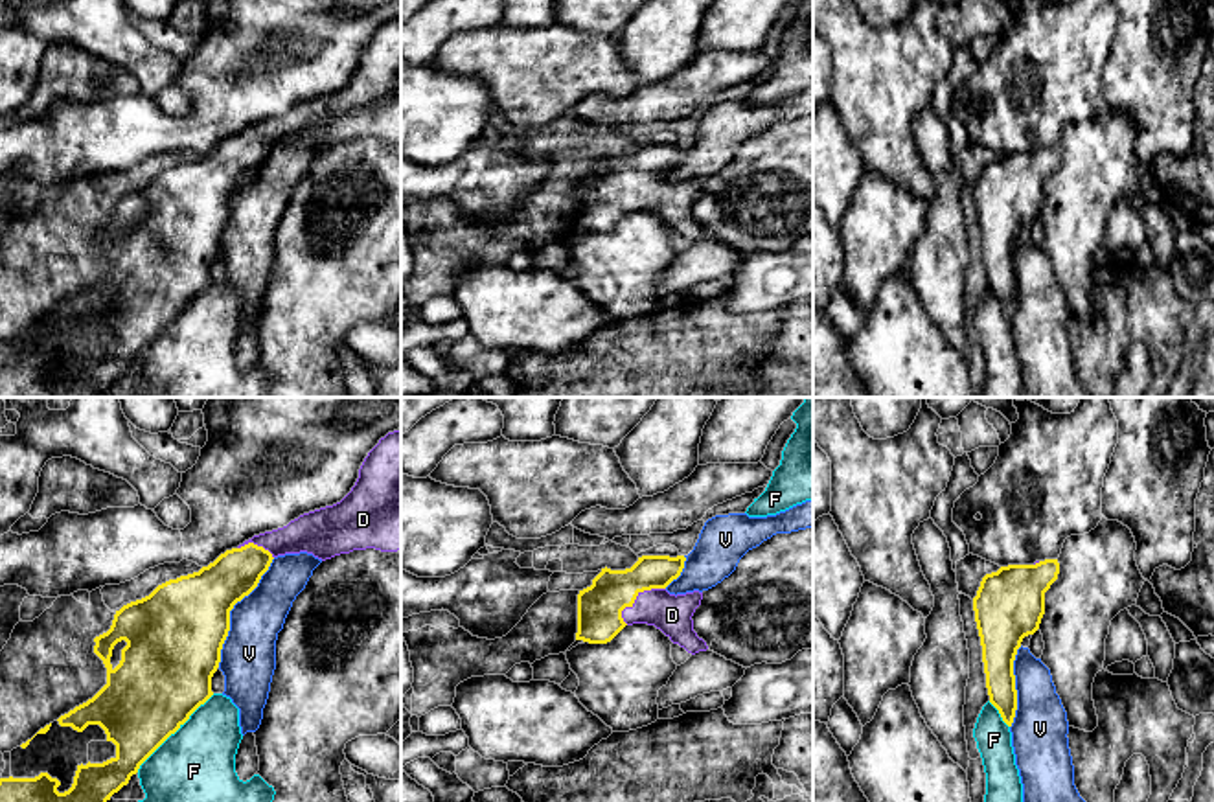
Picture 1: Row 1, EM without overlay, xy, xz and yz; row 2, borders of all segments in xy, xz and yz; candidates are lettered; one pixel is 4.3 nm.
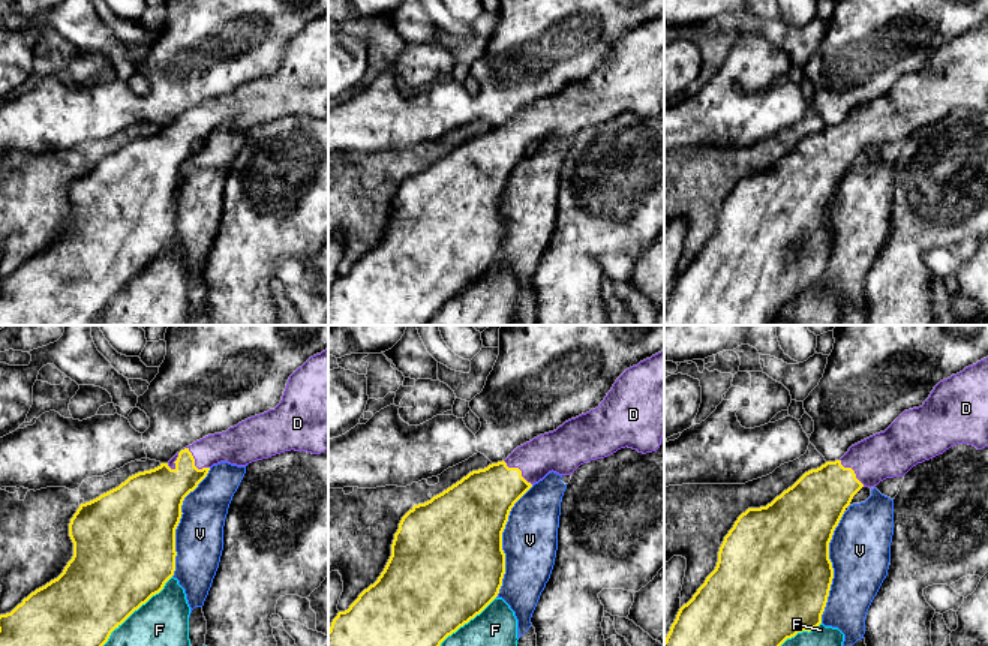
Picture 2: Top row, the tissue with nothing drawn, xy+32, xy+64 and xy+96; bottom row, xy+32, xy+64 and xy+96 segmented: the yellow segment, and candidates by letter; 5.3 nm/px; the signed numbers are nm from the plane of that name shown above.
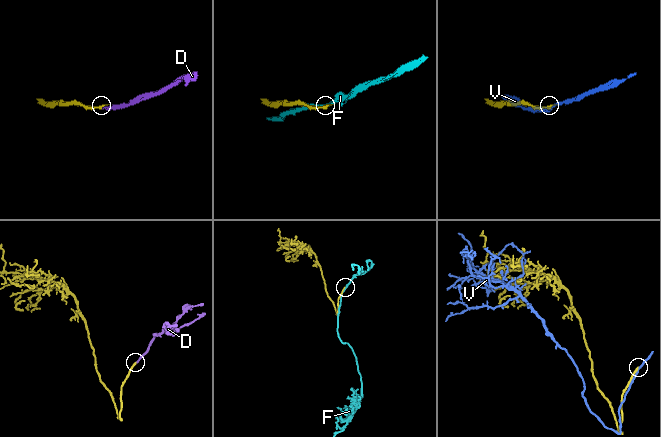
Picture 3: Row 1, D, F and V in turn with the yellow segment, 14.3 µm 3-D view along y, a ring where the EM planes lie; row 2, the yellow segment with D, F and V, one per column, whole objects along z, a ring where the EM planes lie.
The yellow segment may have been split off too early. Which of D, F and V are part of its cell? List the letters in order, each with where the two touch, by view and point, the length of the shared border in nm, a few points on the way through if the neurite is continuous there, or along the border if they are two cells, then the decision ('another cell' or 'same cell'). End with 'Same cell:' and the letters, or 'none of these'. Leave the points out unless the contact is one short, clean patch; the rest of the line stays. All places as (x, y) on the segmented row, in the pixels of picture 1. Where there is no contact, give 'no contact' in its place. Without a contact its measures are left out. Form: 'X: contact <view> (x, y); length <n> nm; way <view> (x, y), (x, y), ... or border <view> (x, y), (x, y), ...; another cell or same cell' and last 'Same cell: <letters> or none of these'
D: contact xz (637, 595); length 240 nm; same cell
F: contact xy (173, 733); length 480 nm; another cell
V: contact xy (230, 609); length 550 nm; another cell
Same cell: D

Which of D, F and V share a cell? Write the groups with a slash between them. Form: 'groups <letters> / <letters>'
groups D / F / V

